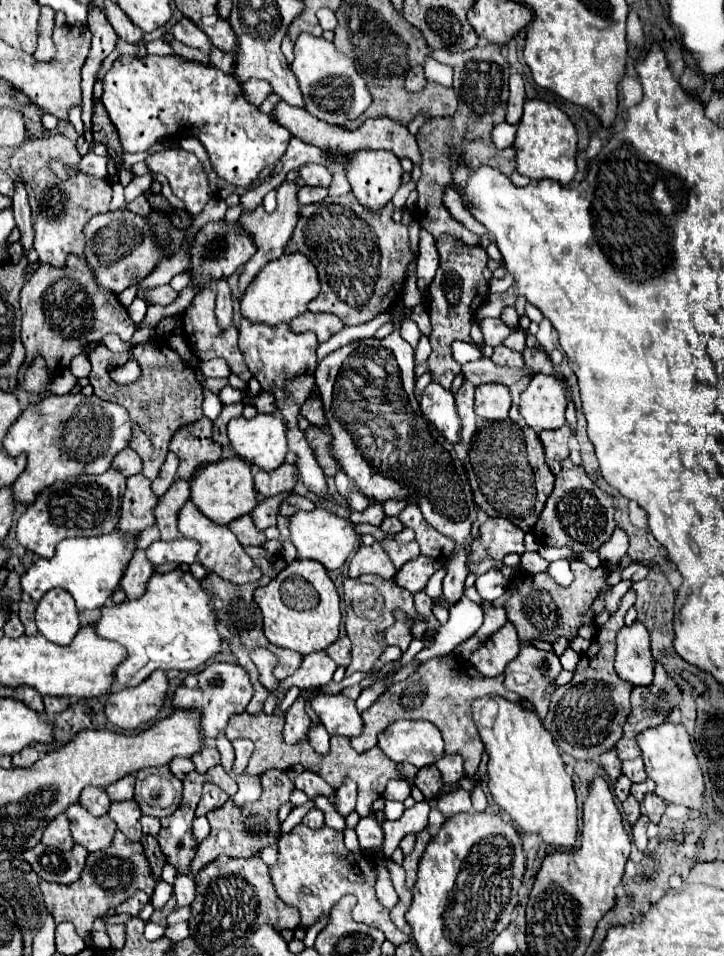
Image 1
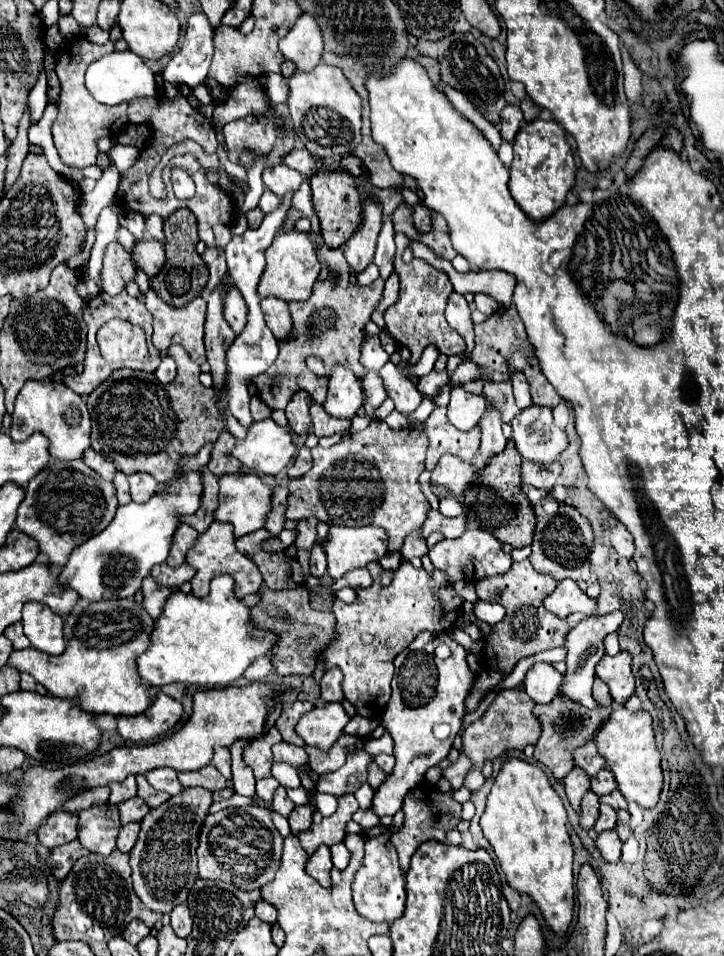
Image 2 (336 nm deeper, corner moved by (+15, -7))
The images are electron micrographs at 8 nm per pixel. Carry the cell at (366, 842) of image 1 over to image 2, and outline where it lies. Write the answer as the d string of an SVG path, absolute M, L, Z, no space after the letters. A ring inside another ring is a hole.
M384 835L366 839L366 855L362 859L362 867L356 871L356 877L352 881L356 911L368 921L392 923L404 913L404 903L406 903L404 887L406 887L406 875L398 865L398 853L392 841Z

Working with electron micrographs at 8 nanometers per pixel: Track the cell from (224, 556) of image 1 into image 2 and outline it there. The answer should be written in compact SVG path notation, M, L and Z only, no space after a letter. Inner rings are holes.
M214 521L212 527L198 537L196 547L192 547L192 551L188 551L186 563L196 569L196 575L194 575L194 579L190 581L190 583L192 583L192 593L194 593L196 597L206 597L206 595L210 593L210 581L212 581L214 577L218 577L218 575L224 575L224 573L228 573L228 575L234 577L234 581L236 581L236 595L238 595L240 599L246 597L246 595L250 595L250 593L260 591L260 587L262 587L262 583L264 583L262 573L258 571L256 563L254 563L250 557L238 553L238 549L236 549L234 543L236 543L236 537L234 537L234 527L232 527L232 523Z

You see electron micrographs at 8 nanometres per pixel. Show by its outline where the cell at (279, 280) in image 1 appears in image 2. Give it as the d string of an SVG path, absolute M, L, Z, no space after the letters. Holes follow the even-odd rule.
M290 231L290 233L278 233L274 243L266 251L266 269L260 277L258 295L268 297L276 295L284 301L306 301L312 295L312 285L316 283L320 273L320 261L314 251L314 243L308 239L302 231Z

